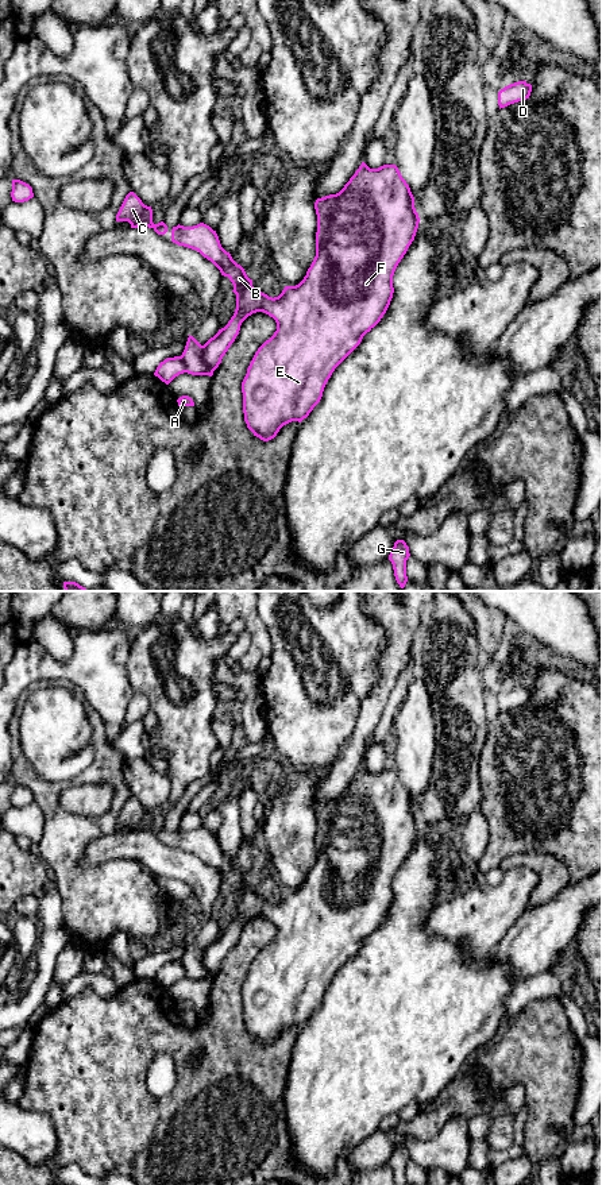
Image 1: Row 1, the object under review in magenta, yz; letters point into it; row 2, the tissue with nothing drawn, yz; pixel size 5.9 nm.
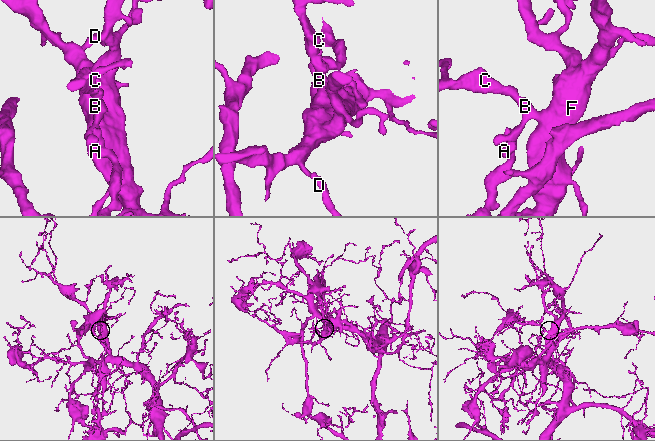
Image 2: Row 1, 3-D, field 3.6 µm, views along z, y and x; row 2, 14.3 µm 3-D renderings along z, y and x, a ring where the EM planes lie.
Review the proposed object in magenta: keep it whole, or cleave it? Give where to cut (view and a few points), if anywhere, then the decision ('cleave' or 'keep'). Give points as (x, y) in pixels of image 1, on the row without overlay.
yz (201, 950), (201, 964), (213, 975) | cleave

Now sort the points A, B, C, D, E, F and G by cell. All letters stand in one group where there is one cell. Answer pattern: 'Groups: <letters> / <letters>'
Groups: A / B C D E F G

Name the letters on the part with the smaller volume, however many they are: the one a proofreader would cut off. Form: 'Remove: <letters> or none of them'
Remove: A

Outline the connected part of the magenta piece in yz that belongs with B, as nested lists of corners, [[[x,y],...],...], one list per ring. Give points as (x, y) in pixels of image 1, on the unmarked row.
[[[362,767],[344,792],[336,799],[317,803],[314,814],[317,819],[316,861],[304,884],[296,891],[285,891],[282,898],[274,903],[252,891],[252,884],[221,852],[216,835],[209,830],[204,827],[193,831],[178,829],[171,834],[171,846],[196,854],[211,865],[221,880],[229,883],[234,889],[232,896],[236,899],[234,920],[224,933],[219,934],[202,950],[202,965],[209,973],[216,974],[219,972],[223,961],[239,939],[242,927],[248,920],[263,916],[277,927],[277,935],[258,953],[242,987],[244,1026],[254,1041],[263,1046],[274,1043],[283,1030],[292,1026],[301,1027],[309,1020],[320,1007],[324,992],[335,973],[360,949],[363,941],[381,926],[393,903],[394,876],[414,845],[420,827],[414,812],[414,802],[395,769],[370,773]]]

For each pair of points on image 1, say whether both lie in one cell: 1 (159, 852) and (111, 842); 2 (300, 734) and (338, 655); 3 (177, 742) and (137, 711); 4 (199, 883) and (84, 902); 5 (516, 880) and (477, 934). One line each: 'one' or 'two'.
1: one
2: one
3: two
4: two
5: one

